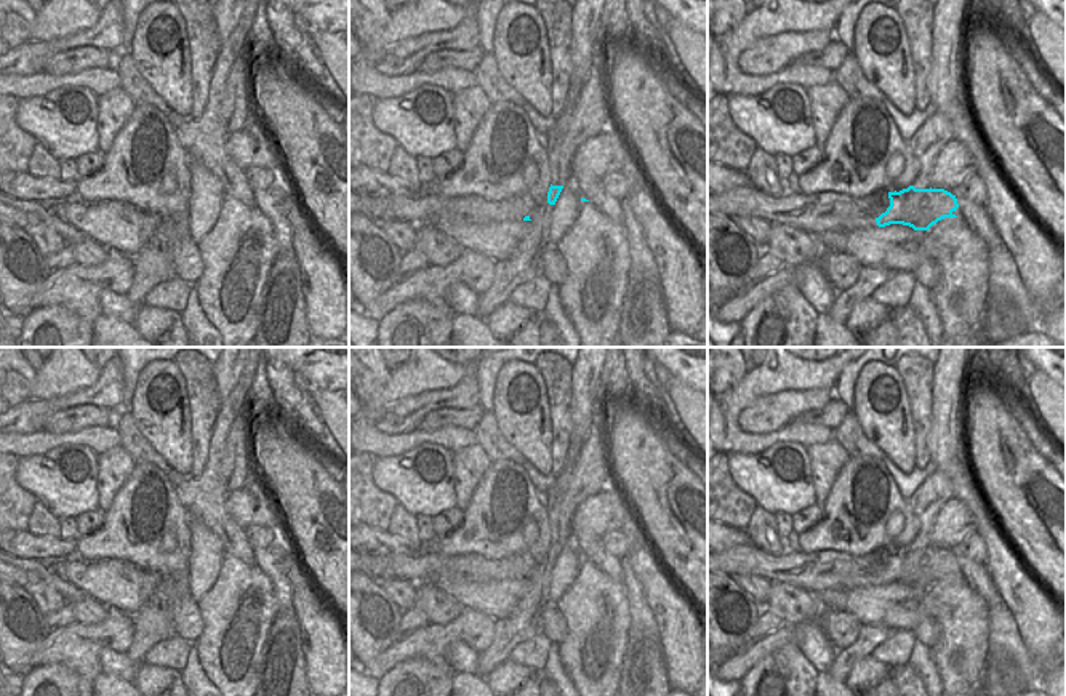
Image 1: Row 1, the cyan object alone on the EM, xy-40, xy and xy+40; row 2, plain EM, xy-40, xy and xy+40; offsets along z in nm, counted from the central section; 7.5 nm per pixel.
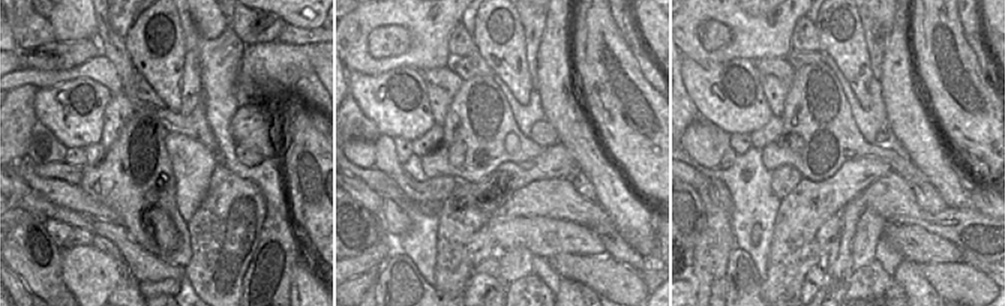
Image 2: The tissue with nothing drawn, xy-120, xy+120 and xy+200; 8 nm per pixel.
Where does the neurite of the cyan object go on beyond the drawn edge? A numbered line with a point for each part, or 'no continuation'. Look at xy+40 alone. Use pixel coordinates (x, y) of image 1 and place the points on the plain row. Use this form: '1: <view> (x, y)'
1: xy+40 (805, 572)

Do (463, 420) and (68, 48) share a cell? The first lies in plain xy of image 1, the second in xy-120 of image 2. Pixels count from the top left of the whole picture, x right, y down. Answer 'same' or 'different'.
same

